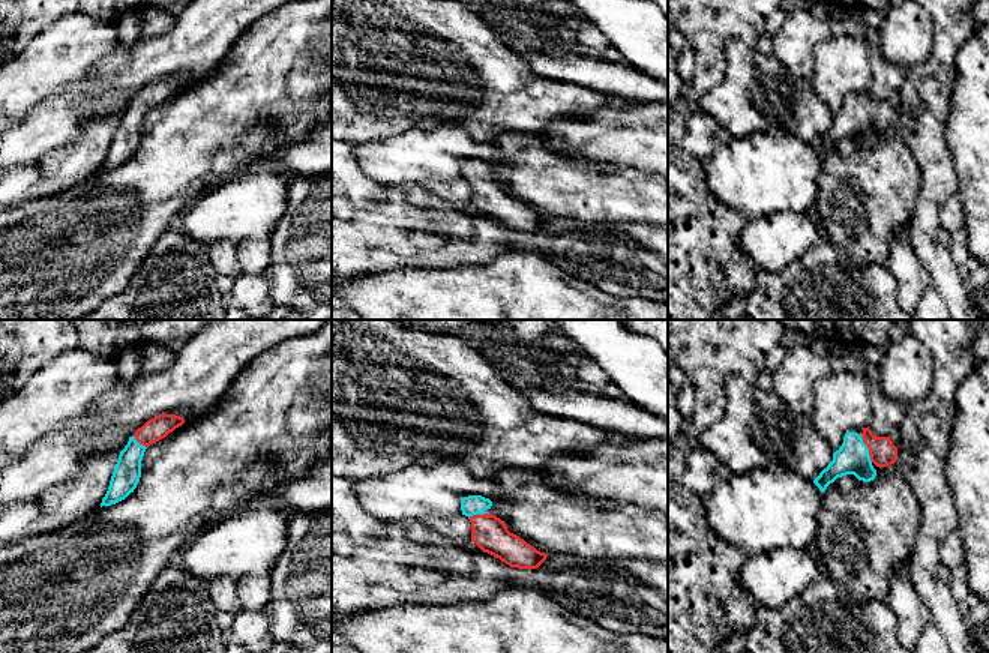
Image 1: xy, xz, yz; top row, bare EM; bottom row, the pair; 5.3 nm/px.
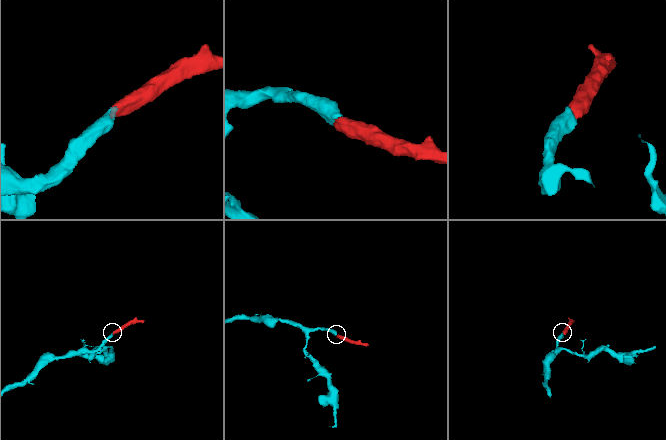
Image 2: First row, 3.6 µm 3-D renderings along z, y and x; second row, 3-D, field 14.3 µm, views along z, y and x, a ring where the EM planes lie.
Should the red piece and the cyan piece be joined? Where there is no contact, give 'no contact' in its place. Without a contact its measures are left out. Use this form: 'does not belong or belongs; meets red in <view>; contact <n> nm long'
belongs; meets red in yz; contact 150 nm long

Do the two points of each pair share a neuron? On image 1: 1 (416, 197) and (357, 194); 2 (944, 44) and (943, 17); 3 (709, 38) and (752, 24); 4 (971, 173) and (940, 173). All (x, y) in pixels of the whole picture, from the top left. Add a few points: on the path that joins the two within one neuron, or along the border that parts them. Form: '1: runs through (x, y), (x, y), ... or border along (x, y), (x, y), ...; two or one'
1: border along (387, 185), (369, 206), (347, 195); two
2: runs through (946, 38), (946, 23); one
3: runs through (719, 27), (722, 24), (742, 24); one
4: border along (944, 140), (958, 177), (958, 192); two

